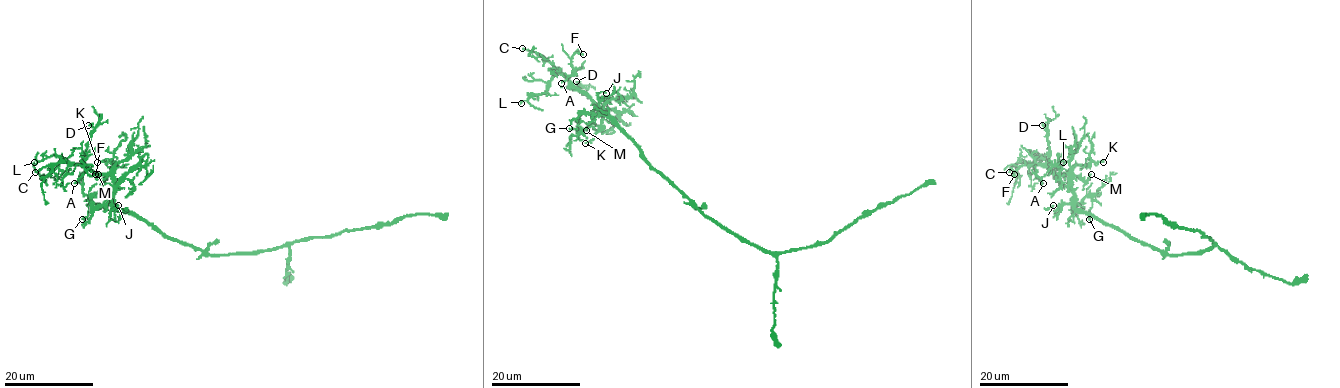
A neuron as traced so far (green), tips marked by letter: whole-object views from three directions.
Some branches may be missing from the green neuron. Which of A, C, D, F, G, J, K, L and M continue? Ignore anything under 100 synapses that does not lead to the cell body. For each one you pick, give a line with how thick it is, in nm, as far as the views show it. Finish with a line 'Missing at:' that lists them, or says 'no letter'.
C: calibre 150 nm
Missing at: C

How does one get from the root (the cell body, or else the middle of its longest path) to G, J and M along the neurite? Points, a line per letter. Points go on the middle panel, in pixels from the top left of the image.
G: (690, 202), (605, 116), (581, 113), (578, 130), (569, 128)
J: (690, 202), (650, 165), (643, 152), (599, 109), (597, 95), (606, 93)
M: (690, 202), (650, 165), (629, 138), (601, 115), (603, 110), (586, 130)

